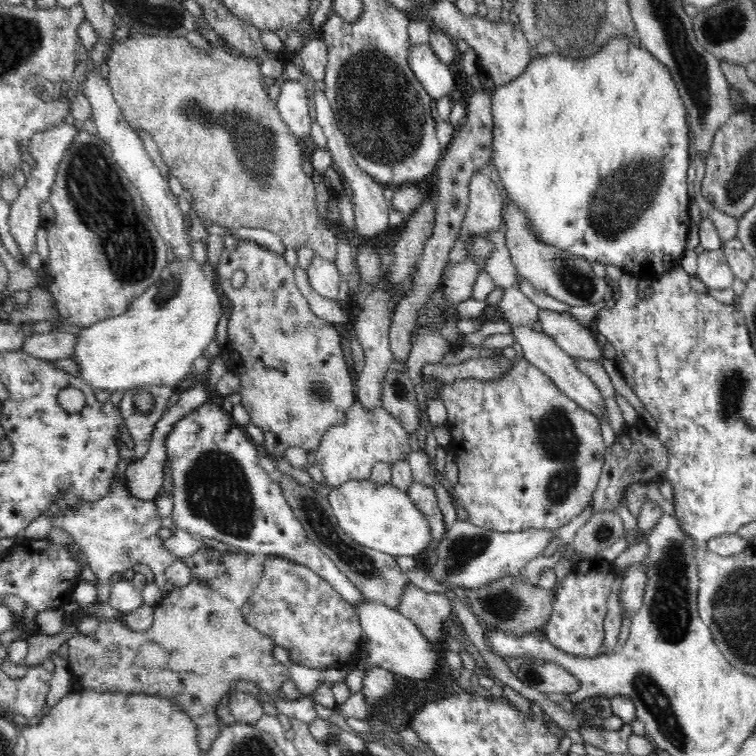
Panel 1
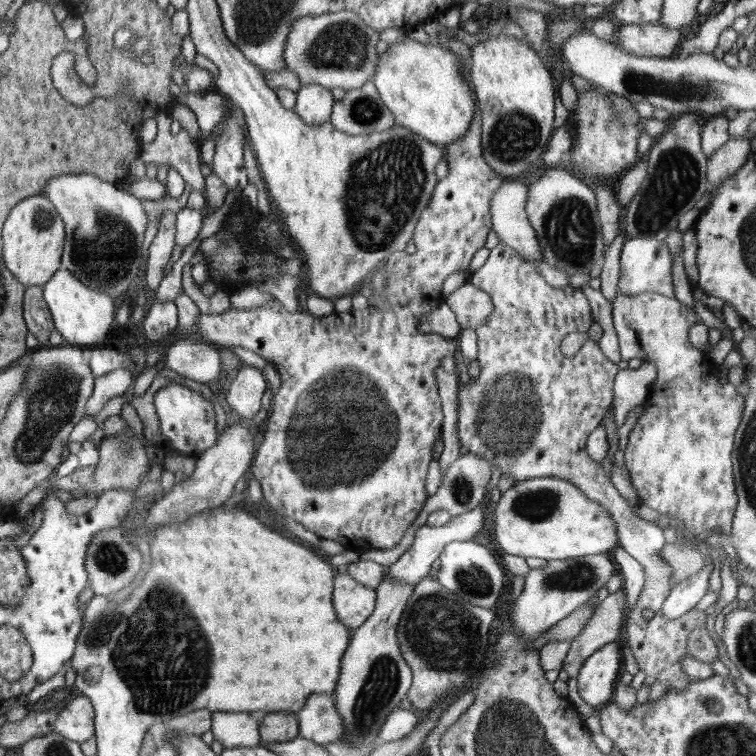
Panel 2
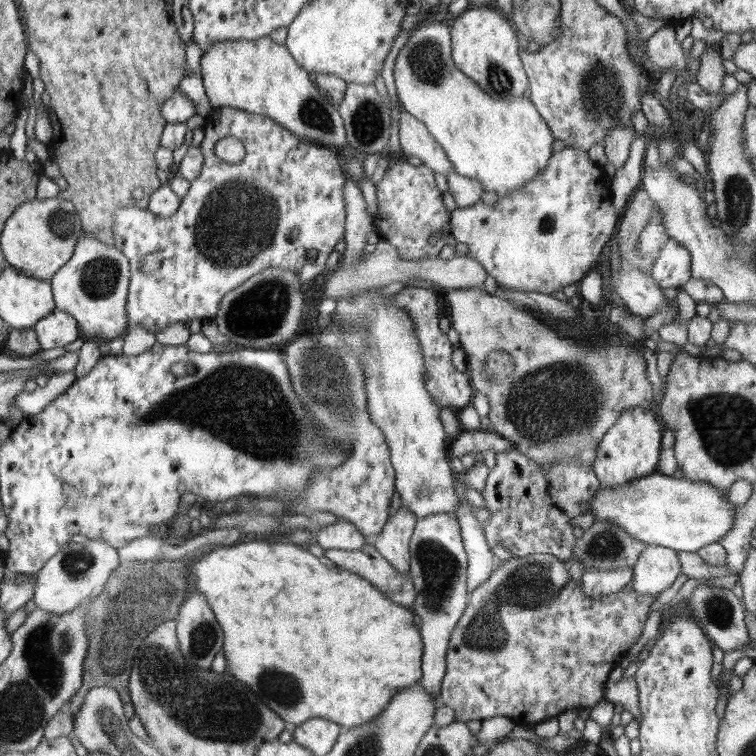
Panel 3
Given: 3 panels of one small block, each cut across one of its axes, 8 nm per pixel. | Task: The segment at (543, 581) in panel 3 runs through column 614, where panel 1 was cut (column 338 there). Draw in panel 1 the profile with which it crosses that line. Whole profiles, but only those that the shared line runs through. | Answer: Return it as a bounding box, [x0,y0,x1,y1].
[242,556,364,670]

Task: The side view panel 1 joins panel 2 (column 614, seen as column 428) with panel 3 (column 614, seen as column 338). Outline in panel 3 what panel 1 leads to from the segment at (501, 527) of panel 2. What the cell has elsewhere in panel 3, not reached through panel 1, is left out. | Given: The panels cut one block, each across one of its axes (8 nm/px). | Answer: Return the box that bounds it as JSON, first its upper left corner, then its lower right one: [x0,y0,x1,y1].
[589,472,735,552]

